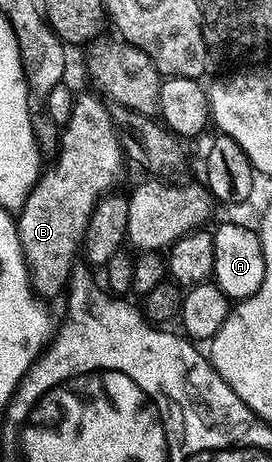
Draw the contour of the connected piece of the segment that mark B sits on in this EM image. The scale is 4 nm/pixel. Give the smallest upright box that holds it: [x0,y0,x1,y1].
[17,93,121,299]

